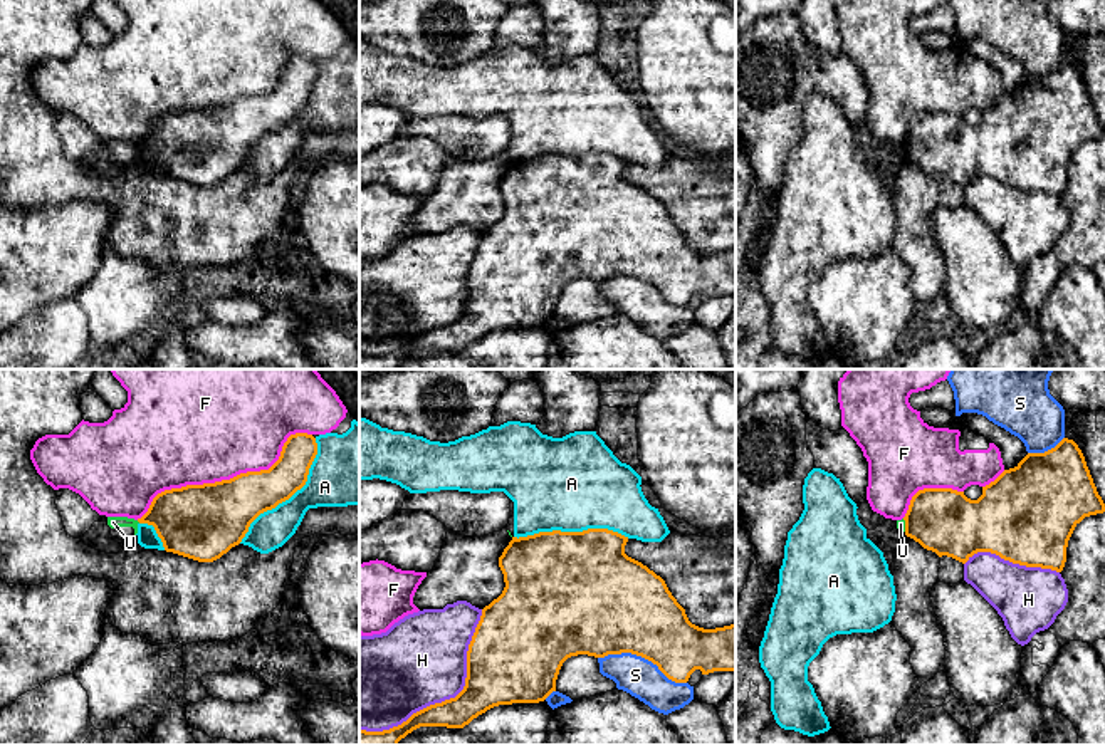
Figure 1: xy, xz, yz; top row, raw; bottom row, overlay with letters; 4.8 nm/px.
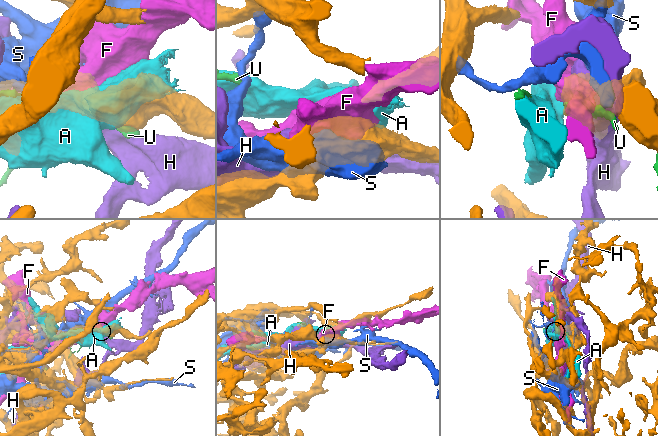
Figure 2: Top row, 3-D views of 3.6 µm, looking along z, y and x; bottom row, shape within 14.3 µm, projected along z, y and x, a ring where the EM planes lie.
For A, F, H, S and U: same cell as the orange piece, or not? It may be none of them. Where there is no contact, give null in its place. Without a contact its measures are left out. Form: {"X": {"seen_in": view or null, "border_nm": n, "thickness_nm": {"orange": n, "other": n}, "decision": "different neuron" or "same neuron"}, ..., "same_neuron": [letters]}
{"A": {"seen_in": "xy", "border_nm": 650, "thickness_nm": {"orange": 220, "other": 280}, "decision": "different neuron"}, "F": {"seen_in": "xy", "border_nm": 950, "thickness_nm": {"orange": 360, "other": 480}, "decision": "different neuron"}, "H": {"seen_in": "xz", "border_nm": 850, "thickness_nm": {"orange": 280, "other": 440}, "decision": "different neuron"}, "S": {"seen_in": "xz", "border_nm": 440, "thickness_nm": {"orange": 440, "other": 190}, "decision": "different neuron"}, "U": {"seen_in": "yz", "border_nm": 70, "thickness_nm": {"orange": 320, "other": 50}, "decision": "different neuron"}, "same_neuron": []}

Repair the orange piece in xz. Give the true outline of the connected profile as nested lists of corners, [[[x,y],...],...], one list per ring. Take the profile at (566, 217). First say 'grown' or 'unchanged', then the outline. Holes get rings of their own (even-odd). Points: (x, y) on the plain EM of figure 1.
unchanged; [[[608,153],[552,154],[519,163],[512,161],[499,181],[505,211],[497,223],[482,233],[469,268],[463,314],[455,322],[413,337],[406,346],[390,354],[359,354],[359,369],[398,369],[401,362],[420,351],[463,352],[494,331],[544,326],[556,315],[556,304],[563,287],[578,279],[605,282],[608,279],[631,277],[657,289],[675,307],[687,307],[695,294],[700,294],[702,299],[736,295],[736,248],[715,253],[692,248],[665,205],[625,178],[626,166],[628,161]]]

